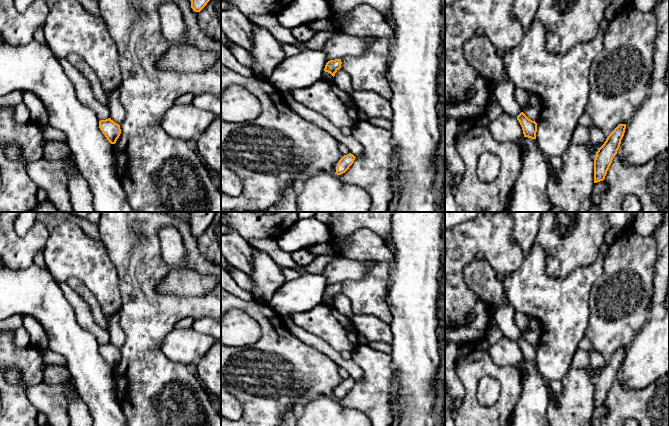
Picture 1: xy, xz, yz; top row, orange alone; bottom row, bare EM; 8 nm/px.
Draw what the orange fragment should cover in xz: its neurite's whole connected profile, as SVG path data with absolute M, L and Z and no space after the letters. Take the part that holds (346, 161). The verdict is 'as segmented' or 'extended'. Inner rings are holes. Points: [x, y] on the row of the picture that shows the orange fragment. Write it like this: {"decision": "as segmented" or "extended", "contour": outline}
{"decision": "as segmented", "contour": "M351 153L344 155L337 163L337 169L335 174L341 175L345 173L349 167L353 164L355 156Z"}

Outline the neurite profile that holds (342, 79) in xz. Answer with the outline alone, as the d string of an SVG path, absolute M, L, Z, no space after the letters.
M342 68L337 70L332 81L345 93L351 94L353 92L351 78Z

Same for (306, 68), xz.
M305 50L295 56L286 57L269 77L269 83L280 92L291 92L297 88L307 88L321 80L326 63L321 50Z

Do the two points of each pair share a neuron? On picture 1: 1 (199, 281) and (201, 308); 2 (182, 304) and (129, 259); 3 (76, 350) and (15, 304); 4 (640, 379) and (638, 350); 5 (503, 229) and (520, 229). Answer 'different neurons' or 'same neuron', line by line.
1: different neurons
2: same neuron
3: same neuron
4: same neuron
5: different neurons

